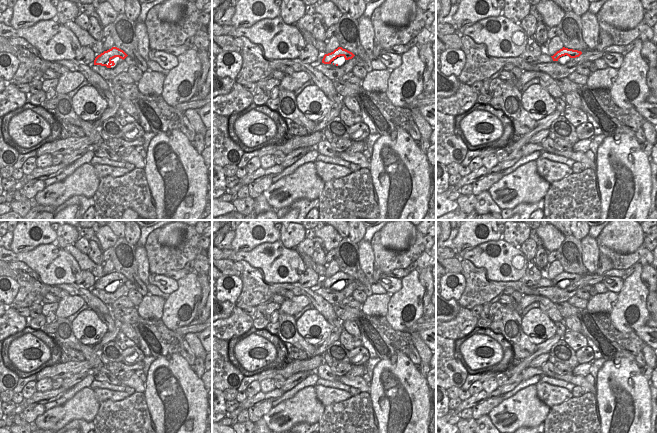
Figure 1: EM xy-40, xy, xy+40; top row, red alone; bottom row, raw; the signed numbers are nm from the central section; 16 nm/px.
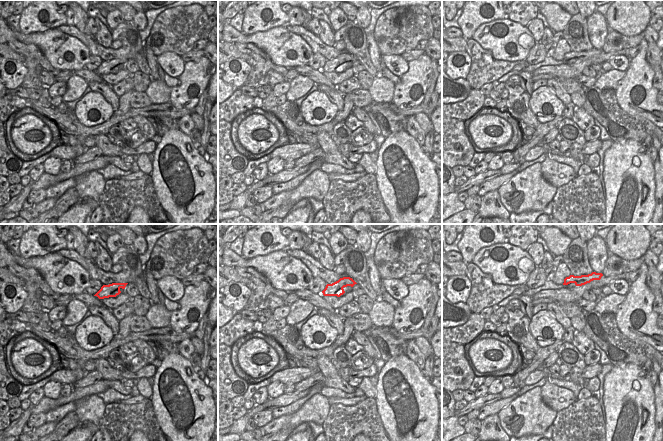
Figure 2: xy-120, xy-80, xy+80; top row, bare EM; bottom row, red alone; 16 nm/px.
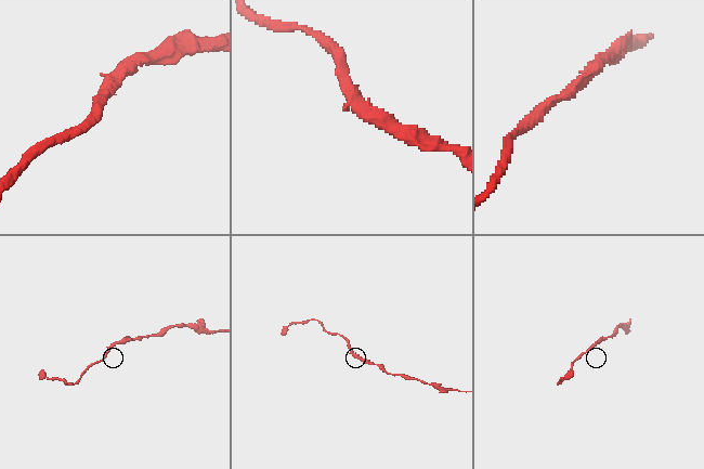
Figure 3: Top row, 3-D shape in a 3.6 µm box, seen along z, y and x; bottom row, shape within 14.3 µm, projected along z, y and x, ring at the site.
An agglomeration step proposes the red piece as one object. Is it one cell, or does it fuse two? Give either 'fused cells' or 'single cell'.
single cell

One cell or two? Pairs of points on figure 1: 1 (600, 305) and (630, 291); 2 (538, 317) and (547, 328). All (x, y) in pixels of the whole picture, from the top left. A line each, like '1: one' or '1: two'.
1: two
2: one

